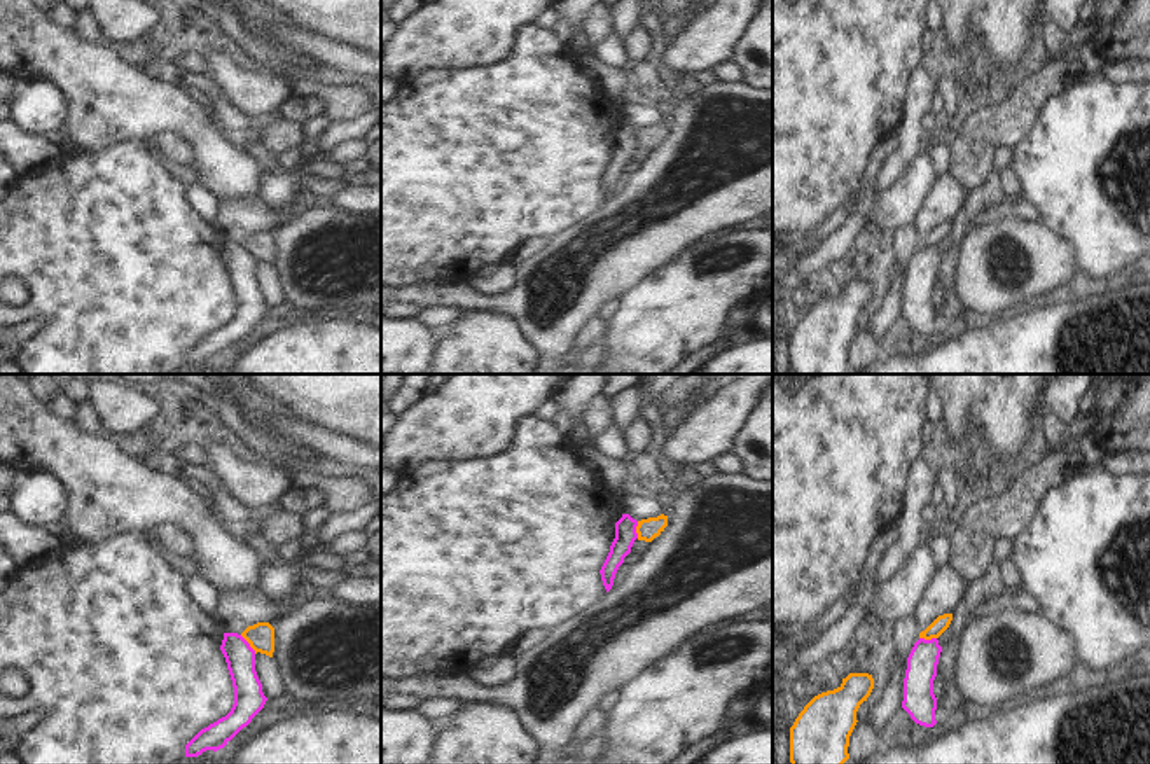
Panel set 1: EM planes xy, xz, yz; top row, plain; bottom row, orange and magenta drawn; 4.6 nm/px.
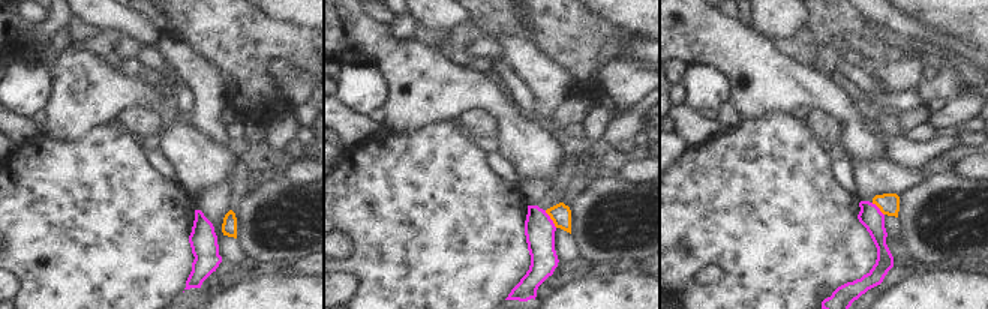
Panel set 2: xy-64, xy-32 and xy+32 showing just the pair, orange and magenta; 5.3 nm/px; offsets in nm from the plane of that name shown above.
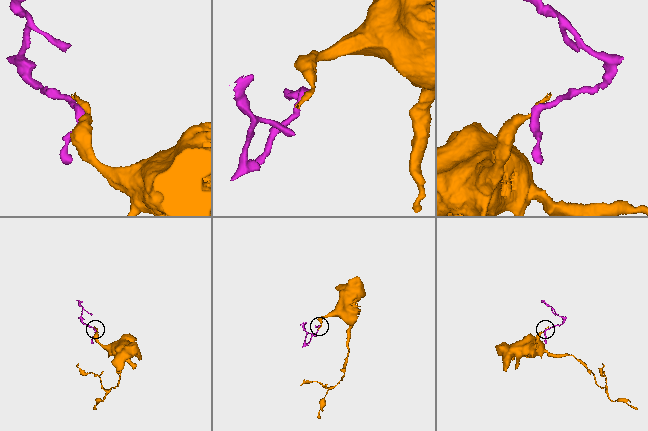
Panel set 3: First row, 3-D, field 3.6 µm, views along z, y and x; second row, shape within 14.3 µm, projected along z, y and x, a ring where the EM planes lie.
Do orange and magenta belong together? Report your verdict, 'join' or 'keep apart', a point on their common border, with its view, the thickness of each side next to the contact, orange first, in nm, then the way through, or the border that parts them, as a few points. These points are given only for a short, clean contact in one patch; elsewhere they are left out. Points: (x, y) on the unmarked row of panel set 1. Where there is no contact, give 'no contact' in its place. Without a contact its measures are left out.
keep apart; contact xy (249, 250); calibres 130 and 140 nm; border xy (240, 243), (256, 261)

